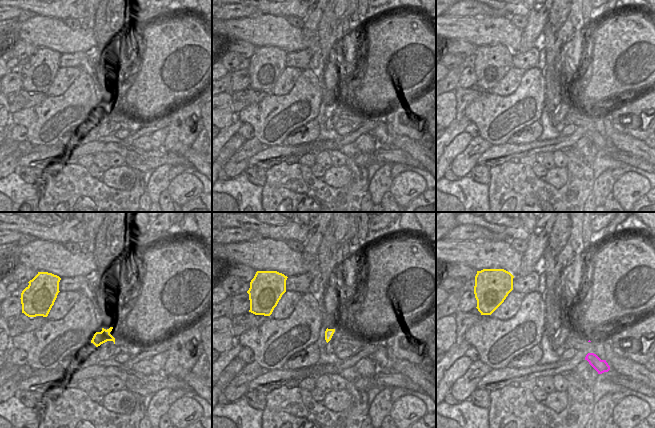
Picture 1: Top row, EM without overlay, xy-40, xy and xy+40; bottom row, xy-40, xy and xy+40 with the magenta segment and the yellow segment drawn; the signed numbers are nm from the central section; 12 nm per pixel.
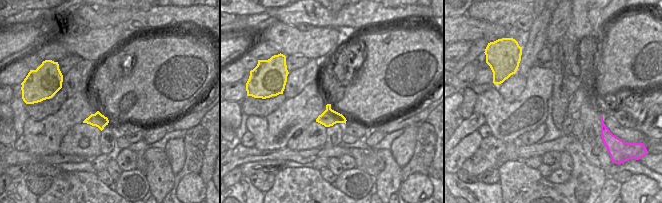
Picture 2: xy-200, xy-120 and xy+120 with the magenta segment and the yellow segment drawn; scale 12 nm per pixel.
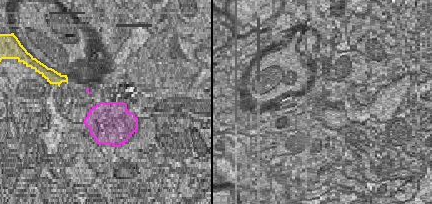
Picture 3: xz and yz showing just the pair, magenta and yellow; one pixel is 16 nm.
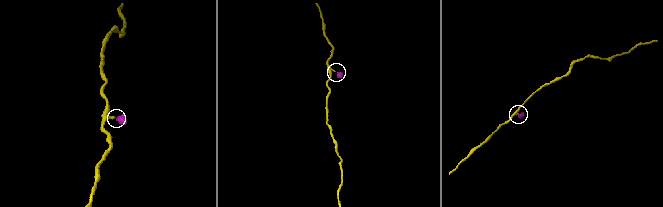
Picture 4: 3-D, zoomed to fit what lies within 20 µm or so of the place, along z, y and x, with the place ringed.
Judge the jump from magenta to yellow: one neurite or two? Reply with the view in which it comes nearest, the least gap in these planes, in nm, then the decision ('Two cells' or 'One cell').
Closest in xy+40. Distance 1100 nm. One cell.

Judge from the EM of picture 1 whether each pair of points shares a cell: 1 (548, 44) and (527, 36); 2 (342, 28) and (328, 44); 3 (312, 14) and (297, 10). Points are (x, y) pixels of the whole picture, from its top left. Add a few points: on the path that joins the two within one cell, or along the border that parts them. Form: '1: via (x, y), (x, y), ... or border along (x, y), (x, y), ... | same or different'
1: border along (547, 21), (540, 39) | different
2: border along (338, 20), (337, 41), (340, 44) | different
3: border along (307, 10), (306, 16), (303, 19) | different

